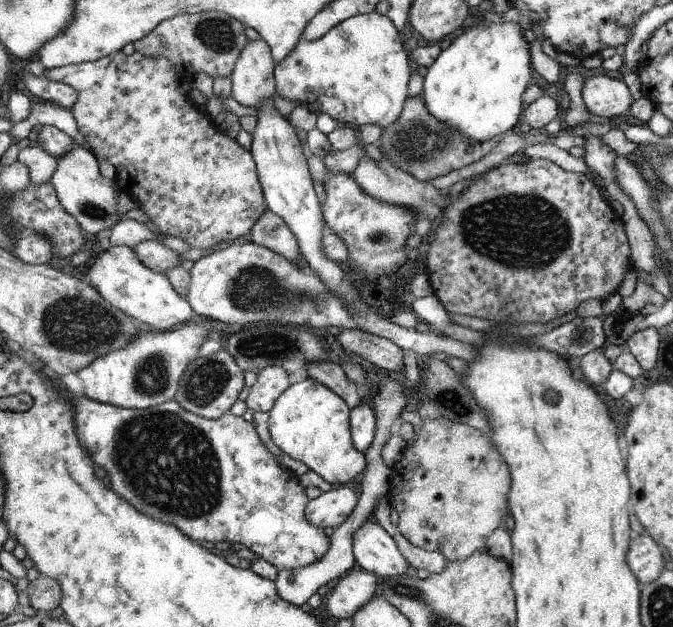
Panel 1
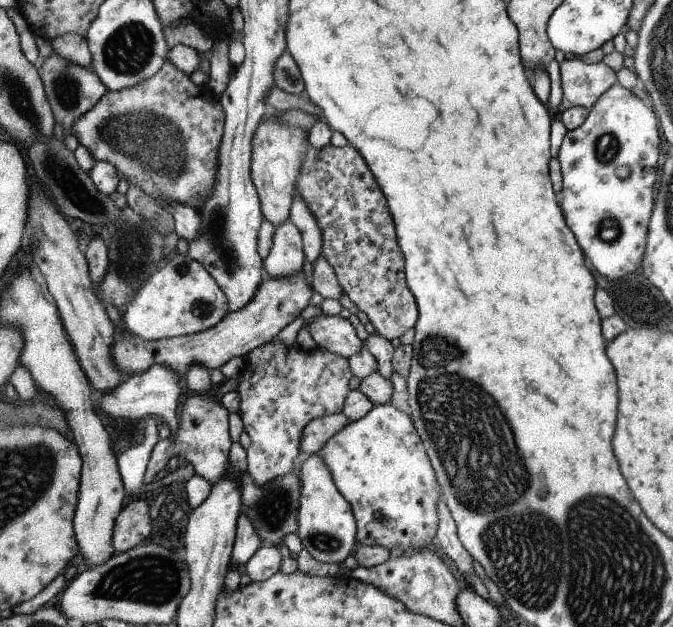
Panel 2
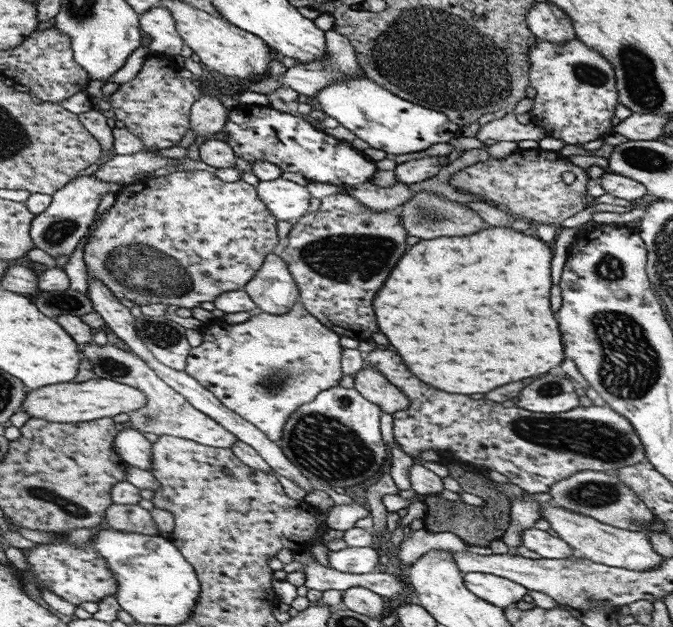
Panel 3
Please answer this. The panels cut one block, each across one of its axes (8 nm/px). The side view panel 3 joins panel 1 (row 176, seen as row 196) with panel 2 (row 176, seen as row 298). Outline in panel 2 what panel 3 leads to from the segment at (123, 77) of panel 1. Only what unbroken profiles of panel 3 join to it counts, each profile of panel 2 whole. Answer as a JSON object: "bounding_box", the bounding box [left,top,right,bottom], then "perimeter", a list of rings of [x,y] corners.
{"bounding_box":[72,60,225,211],"perimeter":[[[166,60],[152,78],[136,86],[126,86],[124,90],[106,90],[94,108],[72,124],[72,135],[91,151],[97,161],[116,167],[118,178],[121,181],[125,177],[128,188],[140,189],[160,207],[160,200],[174,198],[197,211],[206,204],[216,184],[218,154],[225,126],[225,114],[214,97],[198,78],[185,75]]]}

